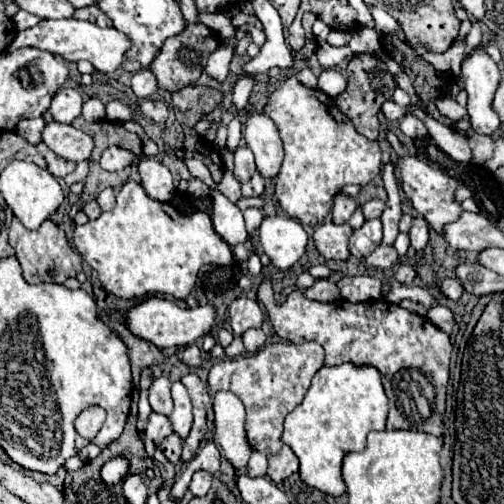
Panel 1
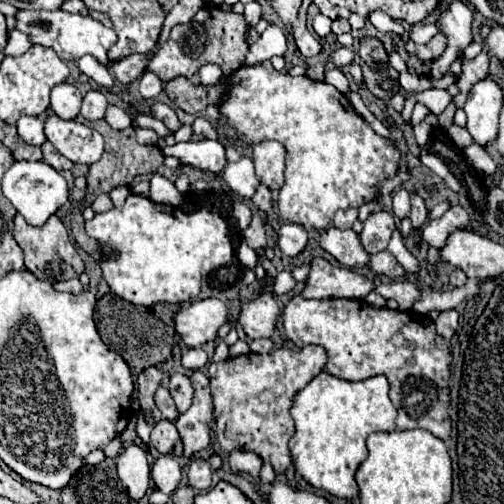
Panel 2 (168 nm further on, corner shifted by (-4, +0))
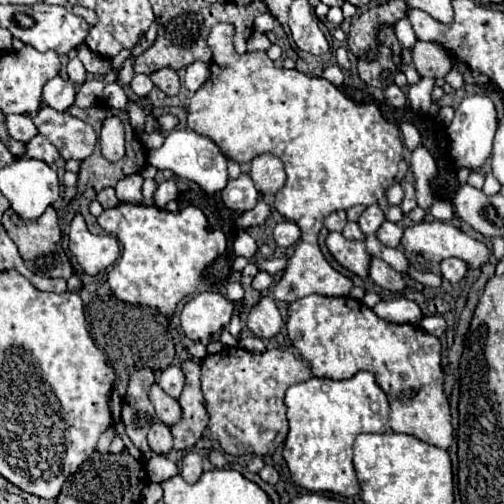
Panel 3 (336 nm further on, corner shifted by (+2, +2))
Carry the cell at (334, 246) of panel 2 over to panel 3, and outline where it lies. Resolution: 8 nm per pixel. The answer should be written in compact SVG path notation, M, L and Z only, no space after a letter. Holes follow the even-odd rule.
M333 231L327 235L327 249L335 257L335 261L347 271L355 273L363 281L369 277L369 253L363 241L349 241L341 233Z

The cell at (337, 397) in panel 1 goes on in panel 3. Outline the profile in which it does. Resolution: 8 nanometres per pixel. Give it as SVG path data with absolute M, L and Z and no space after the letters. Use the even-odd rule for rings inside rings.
M359 371L351 379L333 381L311 377L287 389L285 395L289 433L283 457L291 479L307 491L333 493L341 497L357 495L359 483L353 469L353 443L361 433L385 433L389 401L377 385L373 373Z

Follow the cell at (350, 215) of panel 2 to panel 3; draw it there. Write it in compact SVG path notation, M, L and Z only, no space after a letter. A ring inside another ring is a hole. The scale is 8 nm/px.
M335 211L335 213L331 213L331 215L325 219L325 227L327 227L329 231L343 231L345 225L347 225L345 211Z

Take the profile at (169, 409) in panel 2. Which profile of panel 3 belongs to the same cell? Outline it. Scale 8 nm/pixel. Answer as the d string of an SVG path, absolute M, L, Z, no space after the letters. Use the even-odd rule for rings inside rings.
M159 385L151 387L149 399L151 399L153 407L155 407L157 419L161 423L165 423L167 427L173 427L181 419L181 405L179 405L179 401L173 399L173 397L169 397Z

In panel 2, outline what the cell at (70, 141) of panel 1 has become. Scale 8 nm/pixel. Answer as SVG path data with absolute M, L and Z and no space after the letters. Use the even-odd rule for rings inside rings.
M51 115L45 121L45 137L61 155L71 159L73 163L91 165L101 159L103 153L101 133L77 121L63 121L57 115Z

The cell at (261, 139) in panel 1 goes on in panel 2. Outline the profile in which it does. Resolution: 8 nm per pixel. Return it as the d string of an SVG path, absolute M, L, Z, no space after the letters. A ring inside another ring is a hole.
M259 141L253 145L253 161L257 177L271 191L281 189L283 185L283 167L285 167L285 147L279 141Z

